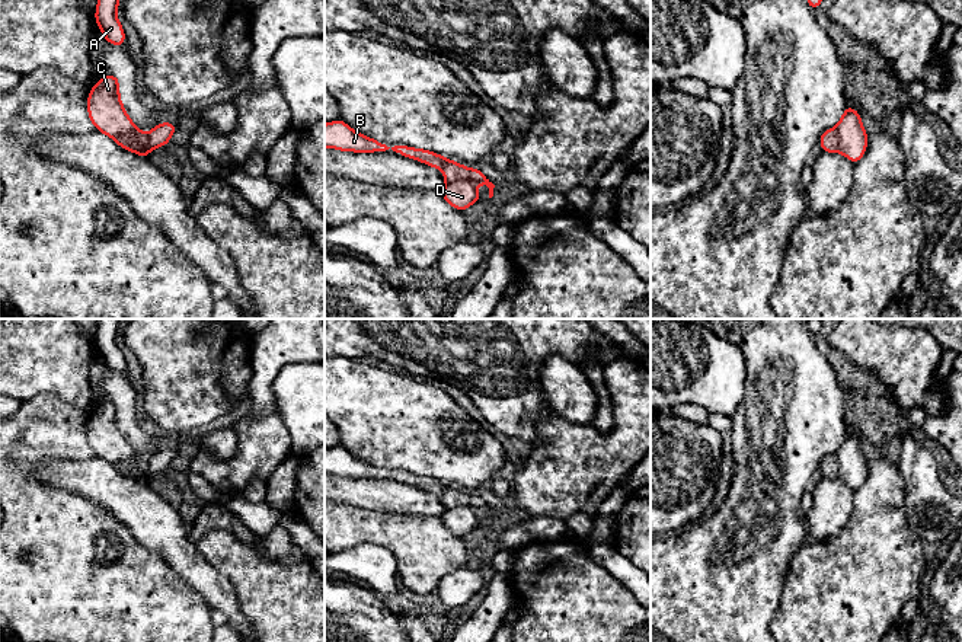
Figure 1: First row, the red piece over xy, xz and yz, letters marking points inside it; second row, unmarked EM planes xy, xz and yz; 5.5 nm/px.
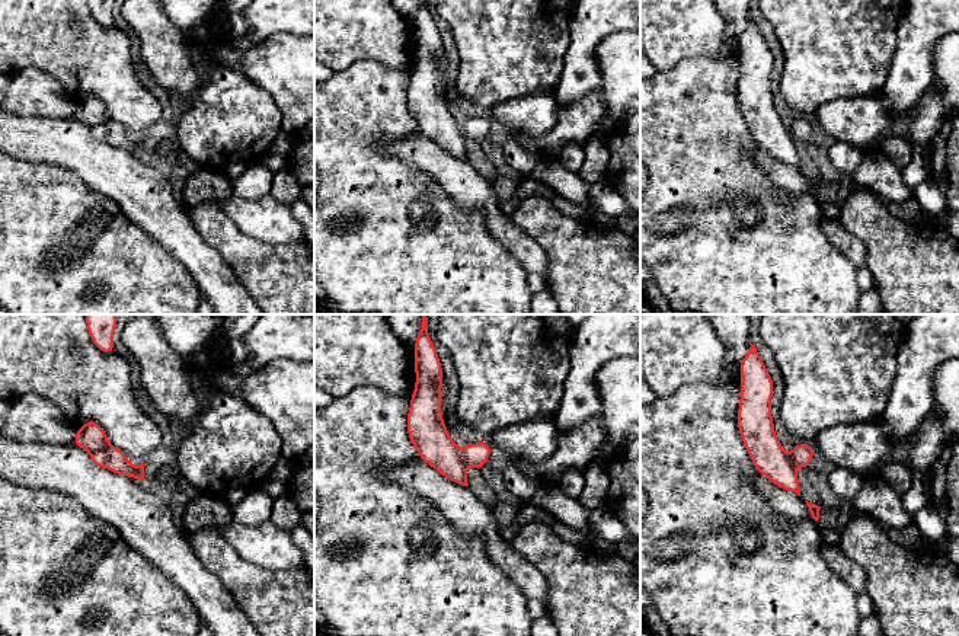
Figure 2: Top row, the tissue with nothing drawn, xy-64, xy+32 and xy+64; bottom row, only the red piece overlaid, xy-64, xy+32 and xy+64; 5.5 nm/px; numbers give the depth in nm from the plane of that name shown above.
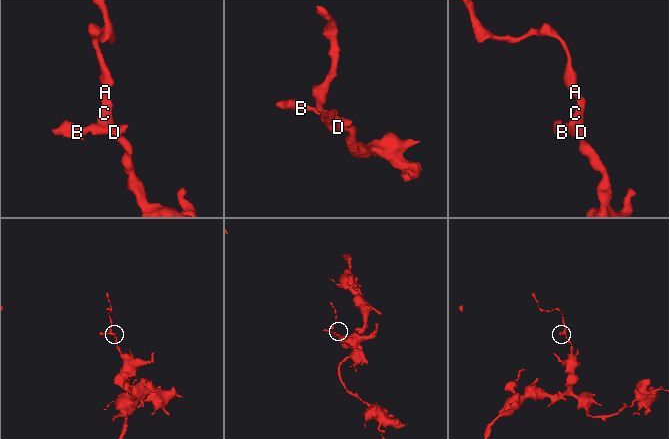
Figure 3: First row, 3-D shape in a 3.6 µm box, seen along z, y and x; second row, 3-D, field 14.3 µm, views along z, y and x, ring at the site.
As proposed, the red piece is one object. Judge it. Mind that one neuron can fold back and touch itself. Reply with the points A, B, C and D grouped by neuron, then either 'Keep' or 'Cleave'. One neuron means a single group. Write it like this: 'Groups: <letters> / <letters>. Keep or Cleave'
Groups: A C D / B. Cleave

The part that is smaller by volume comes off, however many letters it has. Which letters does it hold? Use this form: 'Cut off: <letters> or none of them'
Cut off: B

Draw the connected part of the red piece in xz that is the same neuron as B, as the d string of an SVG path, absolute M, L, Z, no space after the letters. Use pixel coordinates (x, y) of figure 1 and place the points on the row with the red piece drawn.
M342 119L325 124L325 147L355 153L374 153L386 151L390 148L377 140L354 131Z

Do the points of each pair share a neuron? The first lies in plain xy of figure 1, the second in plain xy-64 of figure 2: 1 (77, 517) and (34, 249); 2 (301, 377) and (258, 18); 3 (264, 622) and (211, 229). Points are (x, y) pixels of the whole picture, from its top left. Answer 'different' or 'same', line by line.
1: same
2: different
3: same

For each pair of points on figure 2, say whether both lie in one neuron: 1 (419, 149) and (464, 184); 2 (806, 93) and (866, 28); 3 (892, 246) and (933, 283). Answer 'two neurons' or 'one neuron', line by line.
1: one neuron
2: one neuron
3: one neuron

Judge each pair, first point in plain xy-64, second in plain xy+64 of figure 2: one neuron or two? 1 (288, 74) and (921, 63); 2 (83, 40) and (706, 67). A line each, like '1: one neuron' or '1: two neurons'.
1: two neurons
2: two neurons

